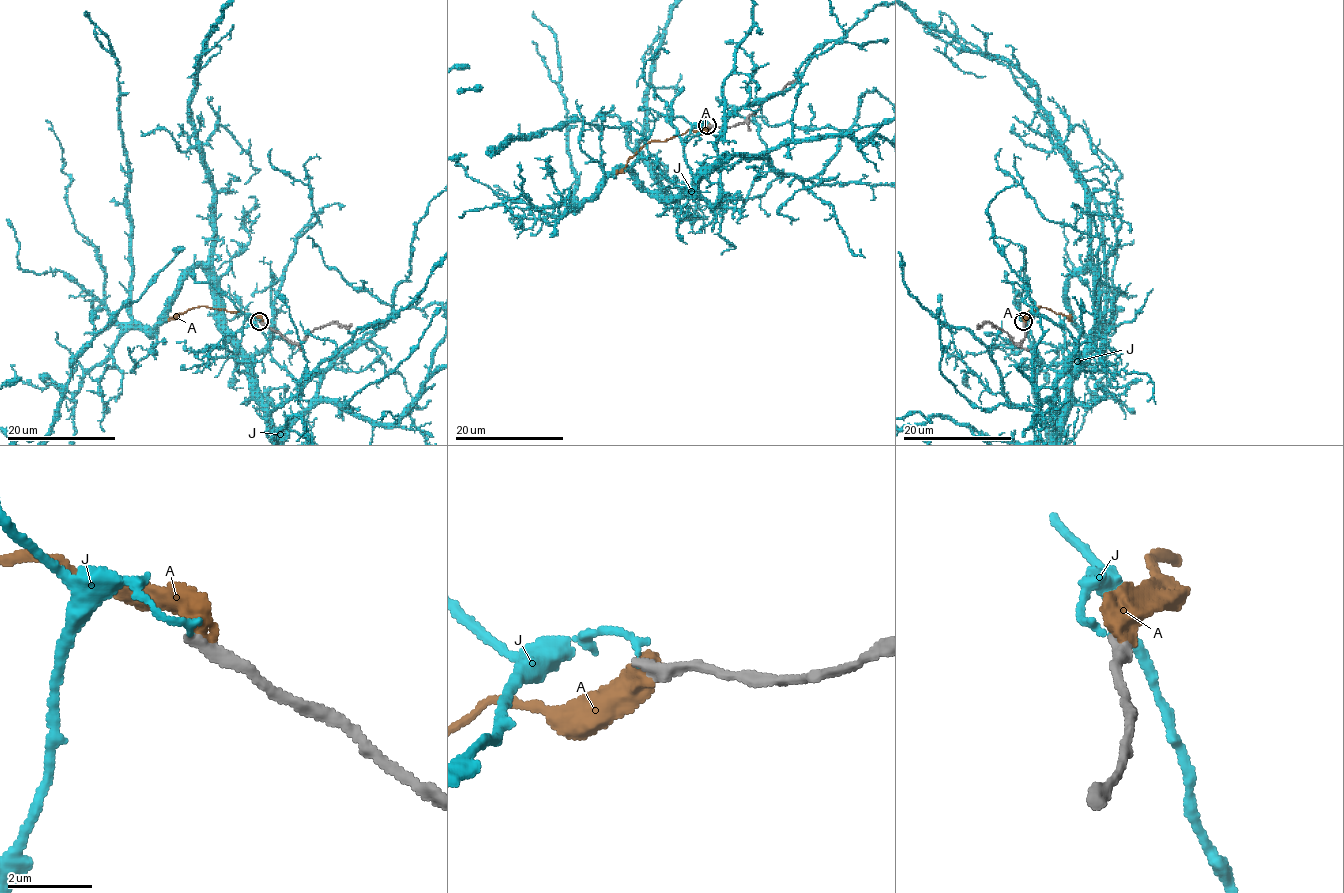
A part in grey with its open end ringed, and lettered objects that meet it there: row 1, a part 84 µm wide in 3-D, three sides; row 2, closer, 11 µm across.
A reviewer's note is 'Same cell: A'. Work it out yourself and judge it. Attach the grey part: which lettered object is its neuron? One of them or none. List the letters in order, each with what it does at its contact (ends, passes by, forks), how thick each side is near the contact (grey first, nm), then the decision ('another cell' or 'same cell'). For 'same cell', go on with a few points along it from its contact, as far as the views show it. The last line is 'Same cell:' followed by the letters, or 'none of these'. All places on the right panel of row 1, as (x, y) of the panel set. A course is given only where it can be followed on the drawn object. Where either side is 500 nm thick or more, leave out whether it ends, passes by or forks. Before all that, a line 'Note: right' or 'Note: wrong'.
Note: wrong
A: calibres 360 and 550 nm; another cell
J: it ends; calibres 360 and 120 nm; another cell
Same cell: none of these

